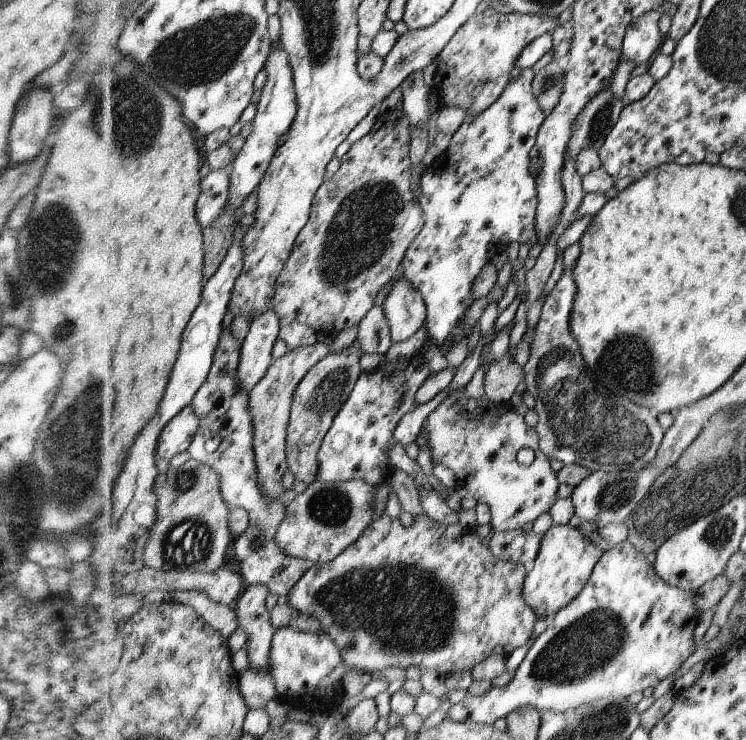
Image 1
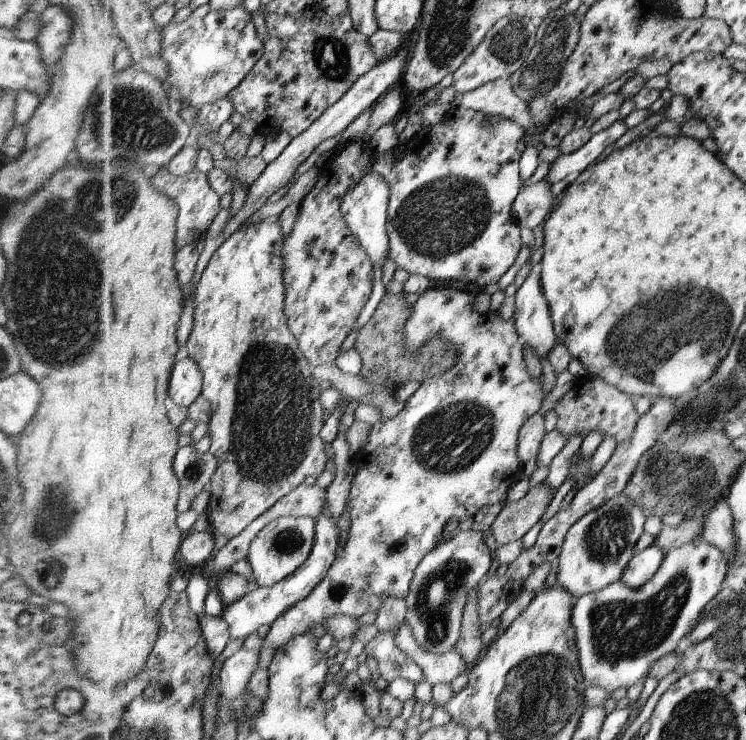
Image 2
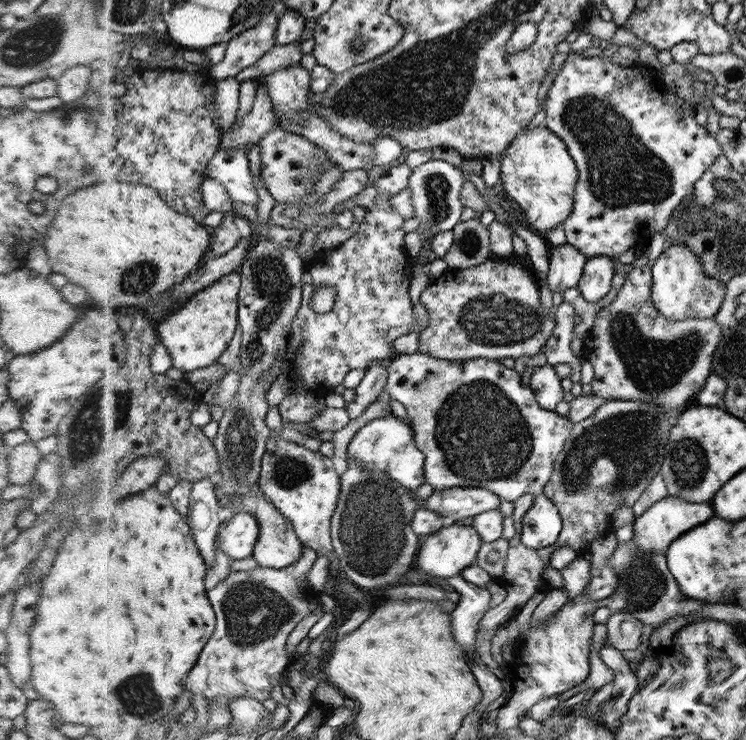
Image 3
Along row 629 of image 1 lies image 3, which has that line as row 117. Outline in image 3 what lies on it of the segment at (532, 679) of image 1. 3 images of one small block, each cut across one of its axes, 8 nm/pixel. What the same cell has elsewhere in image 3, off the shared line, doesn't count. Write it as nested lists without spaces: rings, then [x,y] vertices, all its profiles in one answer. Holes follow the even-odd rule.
[[[570,52],[560,72],[557,74],[552,87],[548,90],[547,100],[544,102],[544,106],[542,106],[546,110],[546,118],[541,124],[546,125],[546,127],[550,128],[550,131],[554,131],[556,135],[562,137],[562,140],[566,143],[566,147],[569,148],[571,157],[581,172],[581,176],[578,179],[578,186],[574,189],[575,202],[573,204],[573,212],[562,223],[562,228],[566,234],[567,243],[580,249],[588,258],[592,257],[592,255],[606,255],[611,258],[617,258],[620,254],[628,252],[630,248],[639,247],[643,249],[652,234],[656,234],[656,232],[662,233],[666,230],[666,226],[670,223],[670,216],[673,216],[673,213],[677,211],[678,204],[681,204],[694,192],[694,186],[698,183],[698,180],[701,180],[705,172],[708,171],[708,168],[715,164],[716,160],[720,158],[720,154],[723,154],[722,150],[720,150],[718,139],[709,130],[696,124],[696,120],[694,120],[696,108],[692,106],[692,101],[678,98],[677,94],[669,92],[667,88],[660,86],[660,84],[648,84],[648,76],[642,76],[642,78],[636,80],[632,66],[624,68],[616,66],[616,64],[612,64],[602,54],[589,58],[582,55],[581,52]]]

